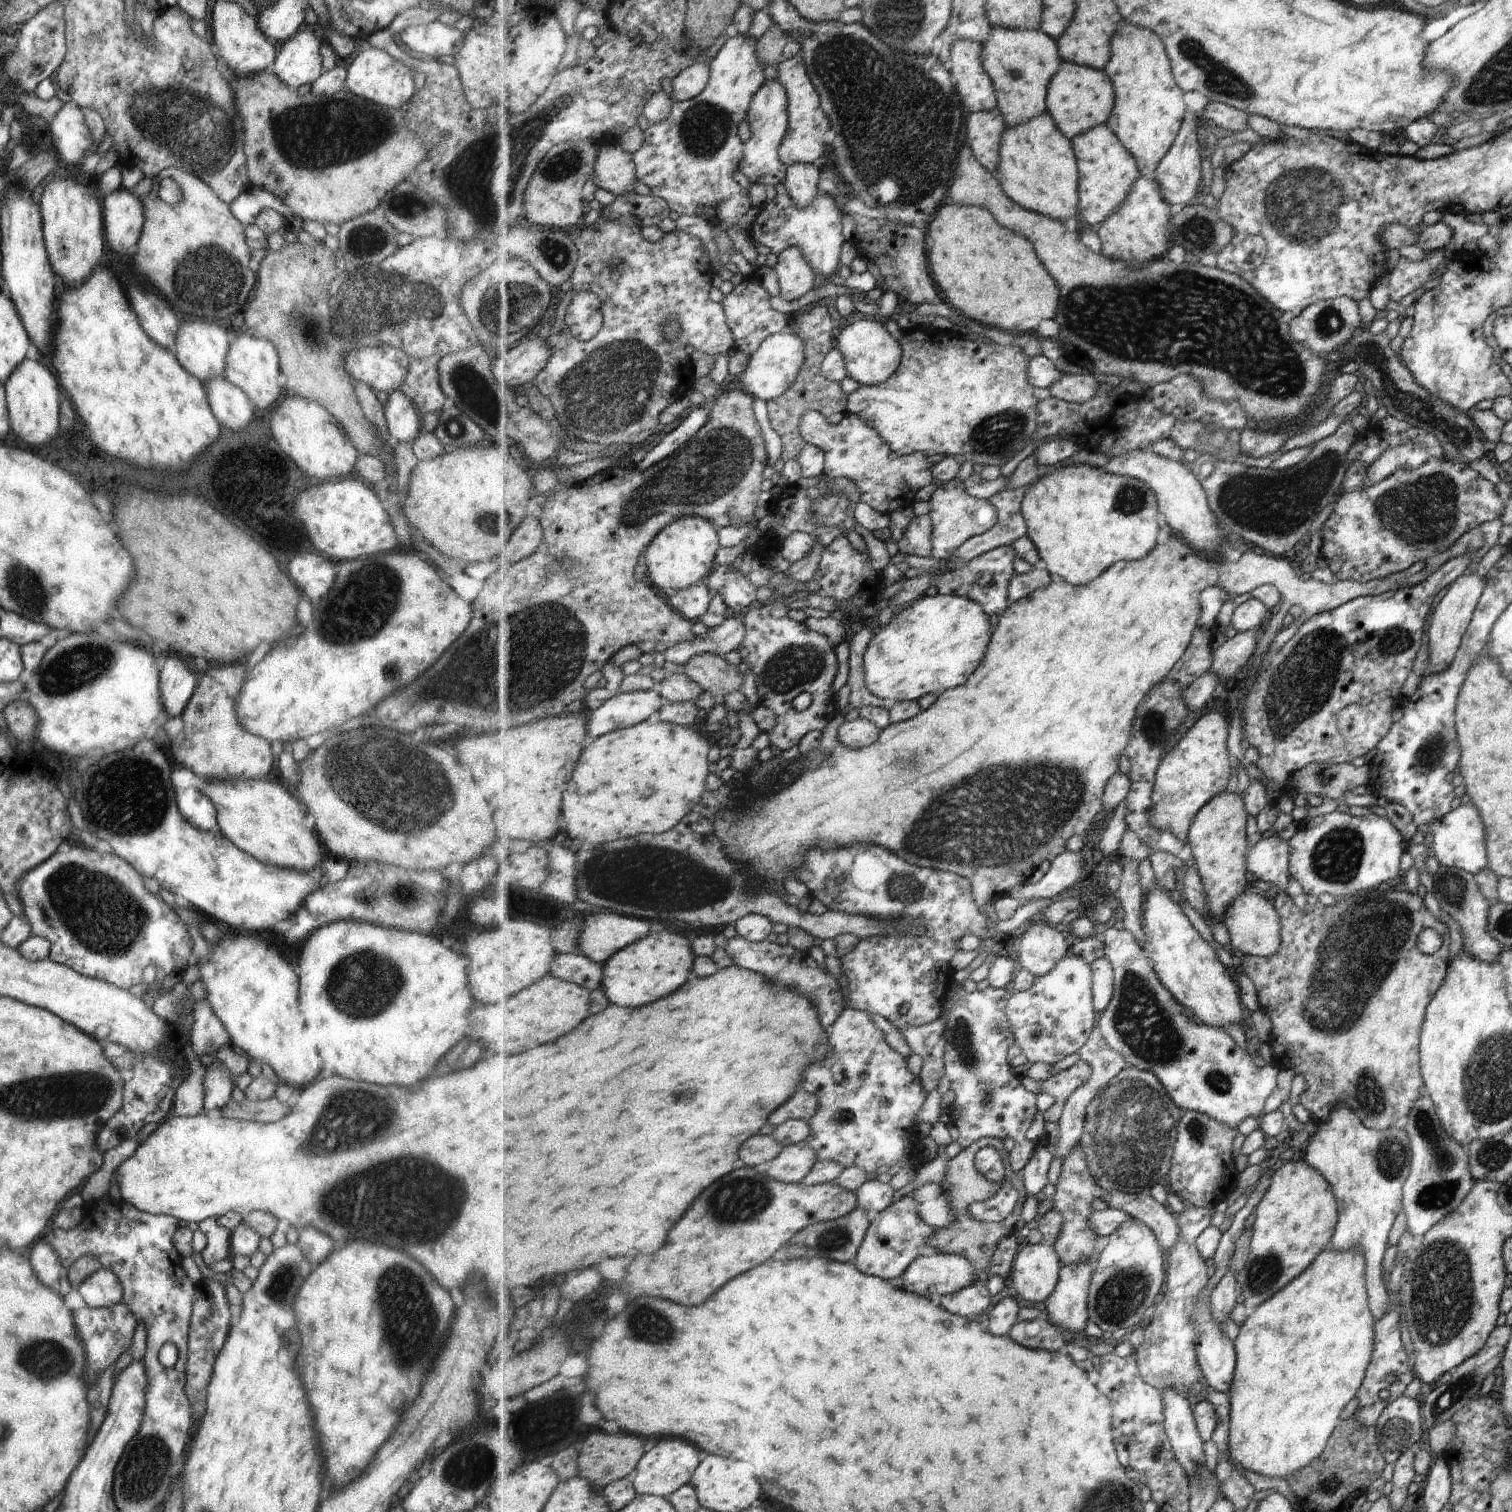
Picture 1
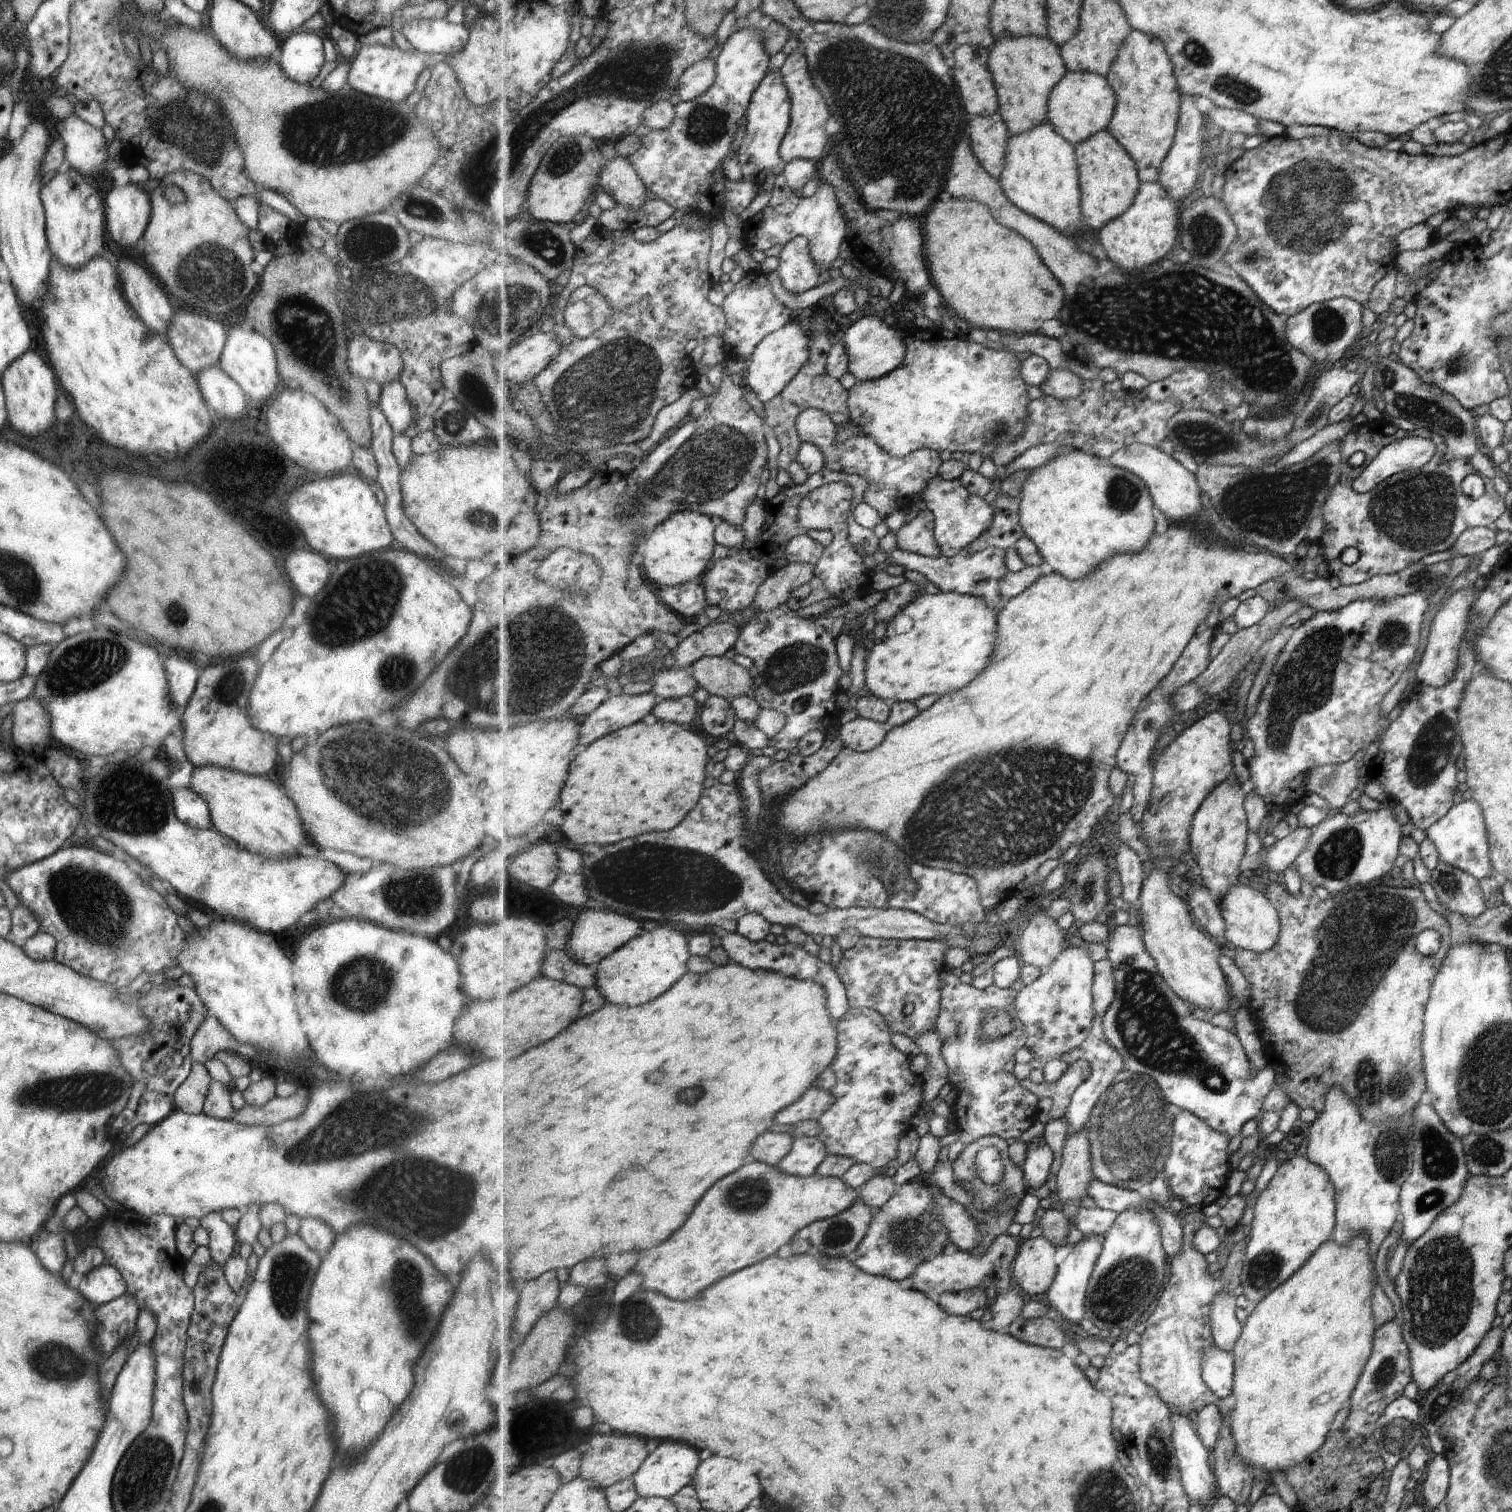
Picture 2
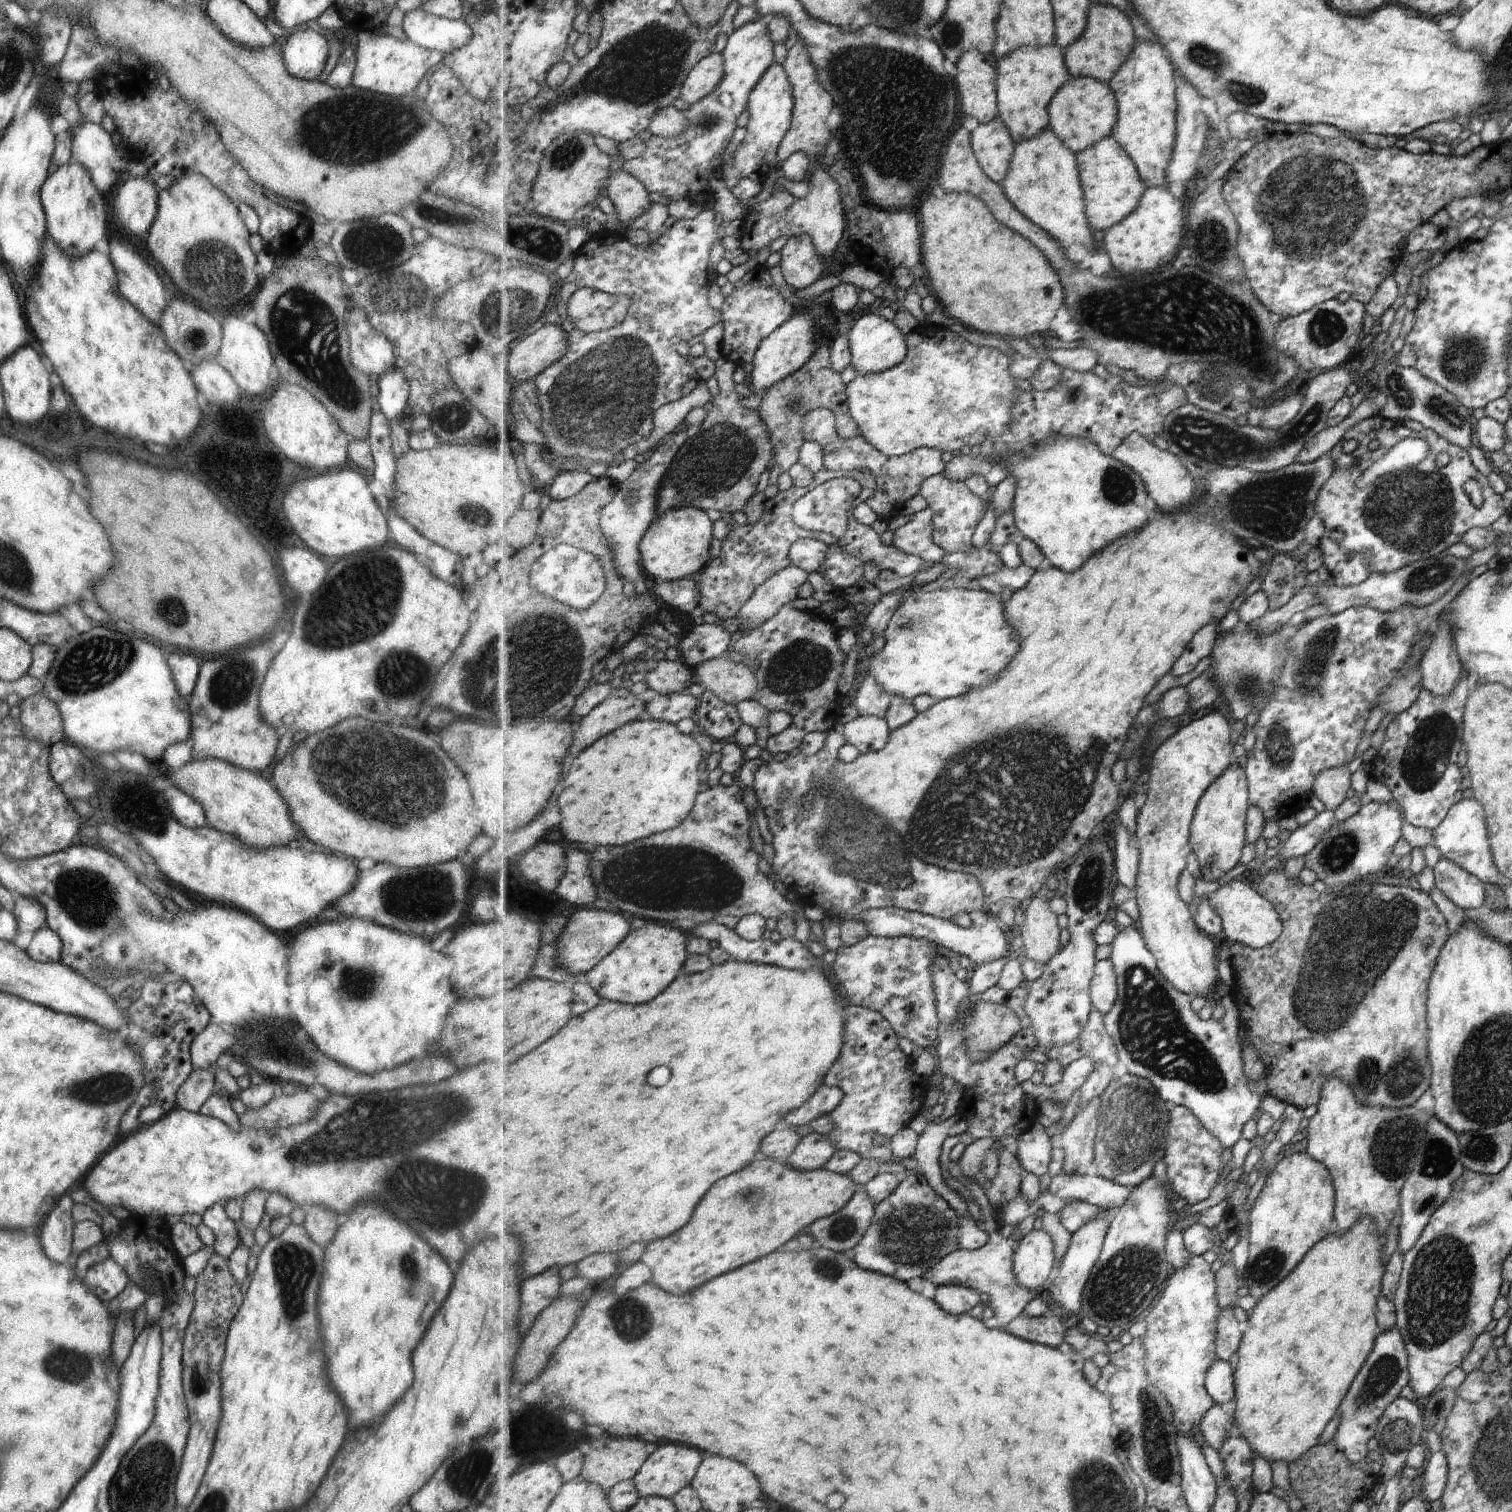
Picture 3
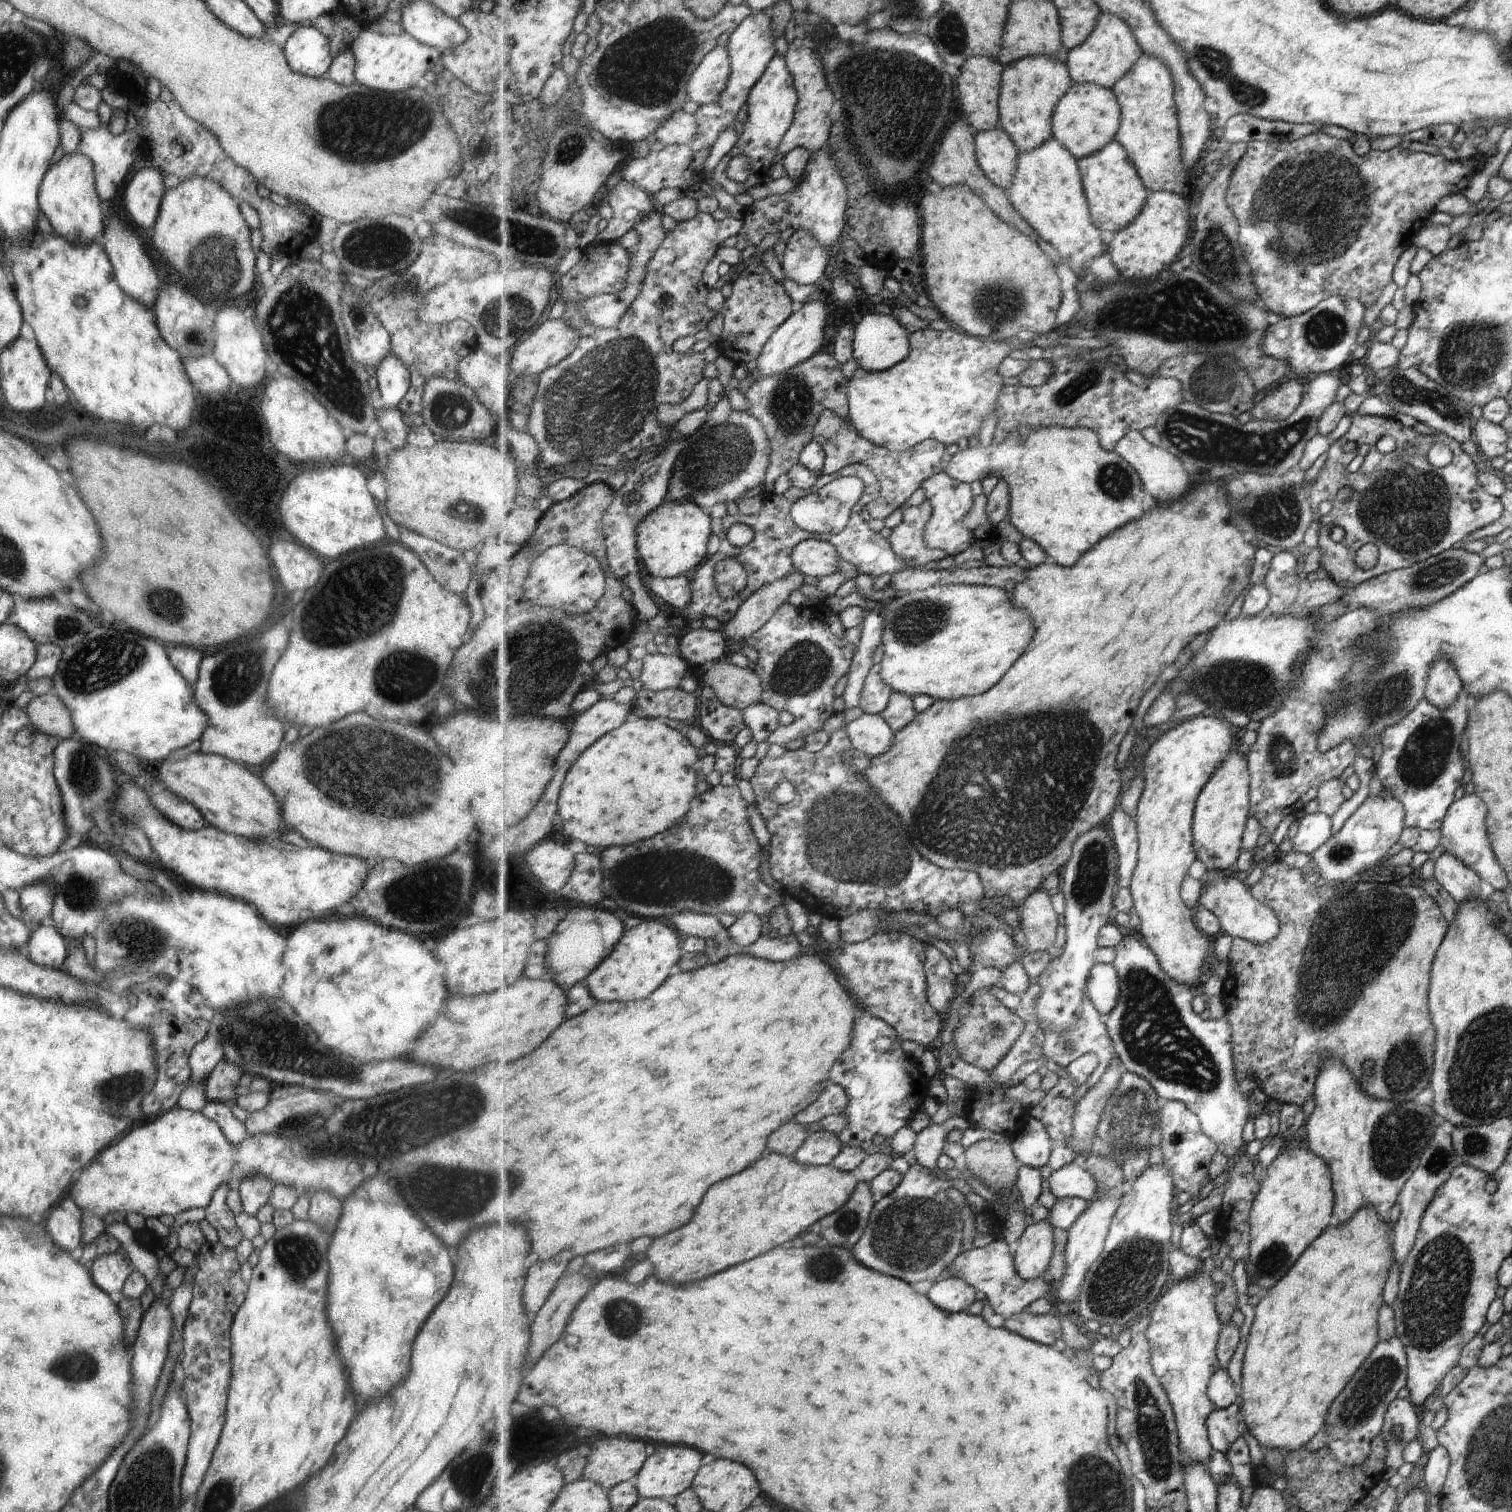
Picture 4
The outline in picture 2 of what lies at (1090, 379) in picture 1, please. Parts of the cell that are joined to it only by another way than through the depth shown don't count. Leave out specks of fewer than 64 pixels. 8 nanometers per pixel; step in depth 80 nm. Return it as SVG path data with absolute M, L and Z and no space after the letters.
M1050 369L1046 380L1040 388L1046 395L1057 396L1061 399L1078 398L1084 392L1086 380L1070 369Z

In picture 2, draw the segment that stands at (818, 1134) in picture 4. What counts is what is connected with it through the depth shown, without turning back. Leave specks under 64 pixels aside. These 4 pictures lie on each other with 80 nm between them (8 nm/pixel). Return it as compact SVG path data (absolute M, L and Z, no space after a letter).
M800 1136L793 1144L792 1152L779 1164L779 1167L792 1176L811 1177L830 1155L827 1146L818 1137Z

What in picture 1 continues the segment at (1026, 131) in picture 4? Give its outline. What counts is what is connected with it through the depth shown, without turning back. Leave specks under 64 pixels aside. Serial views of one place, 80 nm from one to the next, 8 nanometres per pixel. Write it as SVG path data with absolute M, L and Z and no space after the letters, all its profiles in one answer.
M995 27L985 44L985 67L997 88L999 108L1010 127L1017 127L1049 112L1049 86L1064 64L1059 40L1042 29Z

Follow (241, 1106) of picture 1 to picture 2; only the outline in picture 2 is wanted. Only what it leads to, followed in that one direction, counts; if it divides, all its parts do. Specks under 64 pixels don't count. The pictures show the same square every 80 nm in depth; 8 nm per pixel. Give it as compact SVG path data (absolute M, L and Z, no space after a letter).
M298 1088L297 1092L288 1097L276 1095L262 1106L244 1105L241 1109L234 1109L232 1120L243 1125L277 1125L285 1120L298 1118L309 1101L309 1088Z

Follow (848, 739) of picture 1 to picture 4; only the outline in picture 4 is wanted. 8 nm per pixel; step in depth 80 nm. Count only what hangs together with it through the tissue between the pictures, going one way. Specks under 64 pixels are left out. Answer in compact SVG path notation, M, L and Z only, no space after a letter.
M865 713L847 726L847 731L853 740L856 751L864 752L871 759L888 754L894 746L897 732L881 714Z

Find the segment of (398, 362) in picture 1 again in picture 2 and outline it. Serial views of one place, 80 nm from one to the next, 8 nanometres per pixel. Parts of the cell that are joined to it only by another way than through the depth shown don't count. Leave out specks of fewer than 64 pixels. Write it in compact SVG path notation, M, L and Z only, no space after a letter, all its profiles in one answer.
M350 336L347 365L364 381L375 380L382 387L400 378L401 352L395 346L372 340L369 336Z

